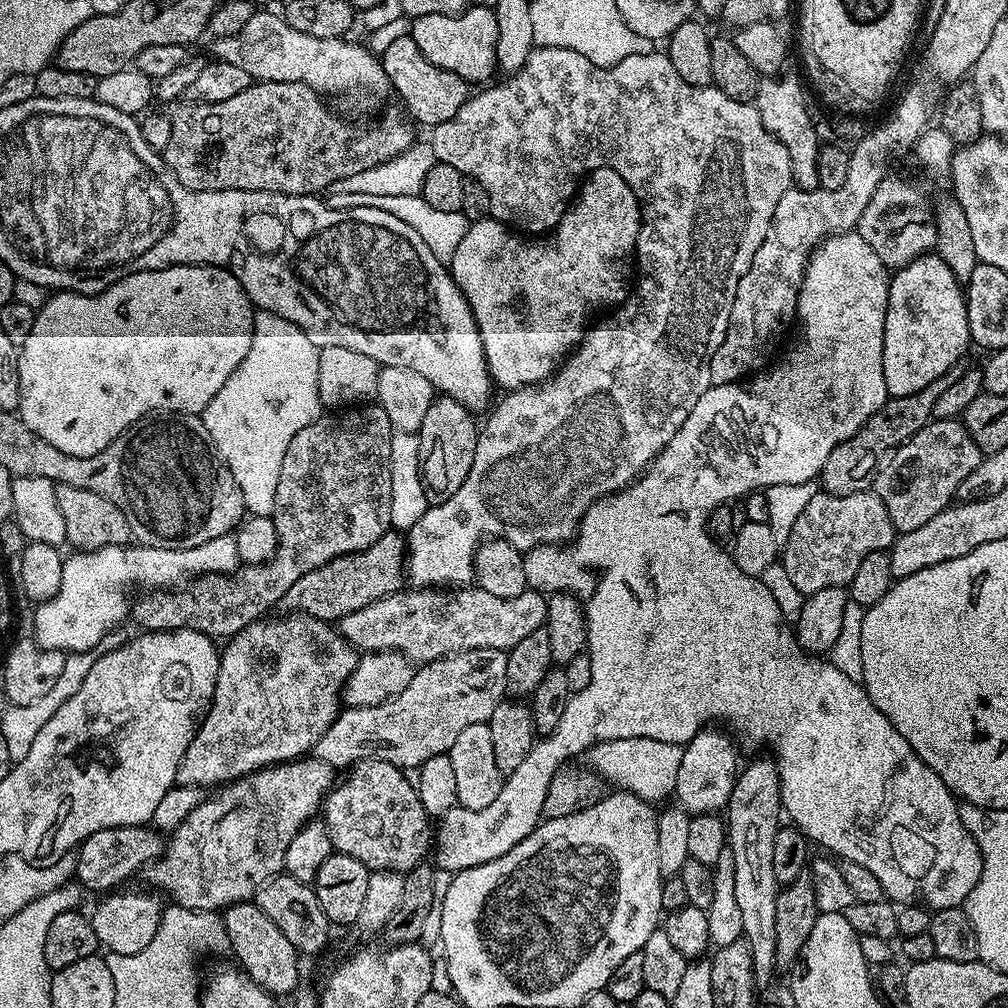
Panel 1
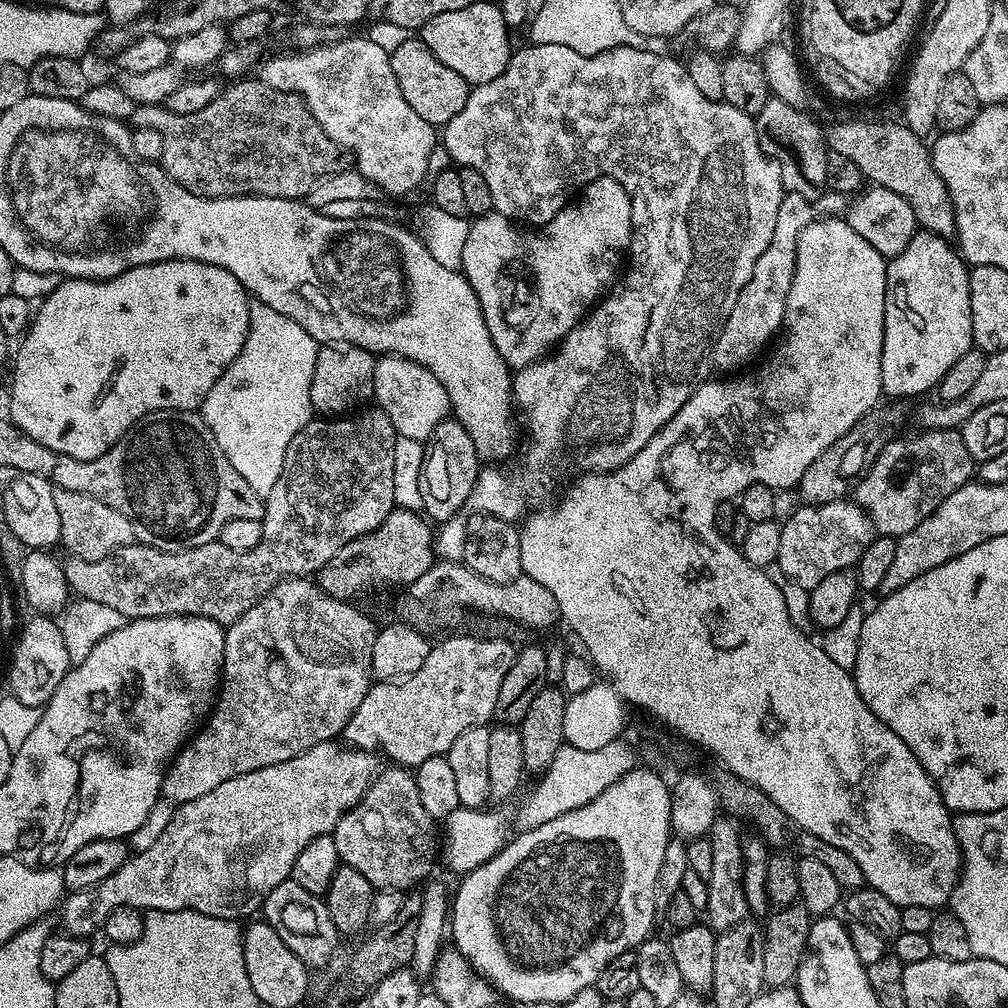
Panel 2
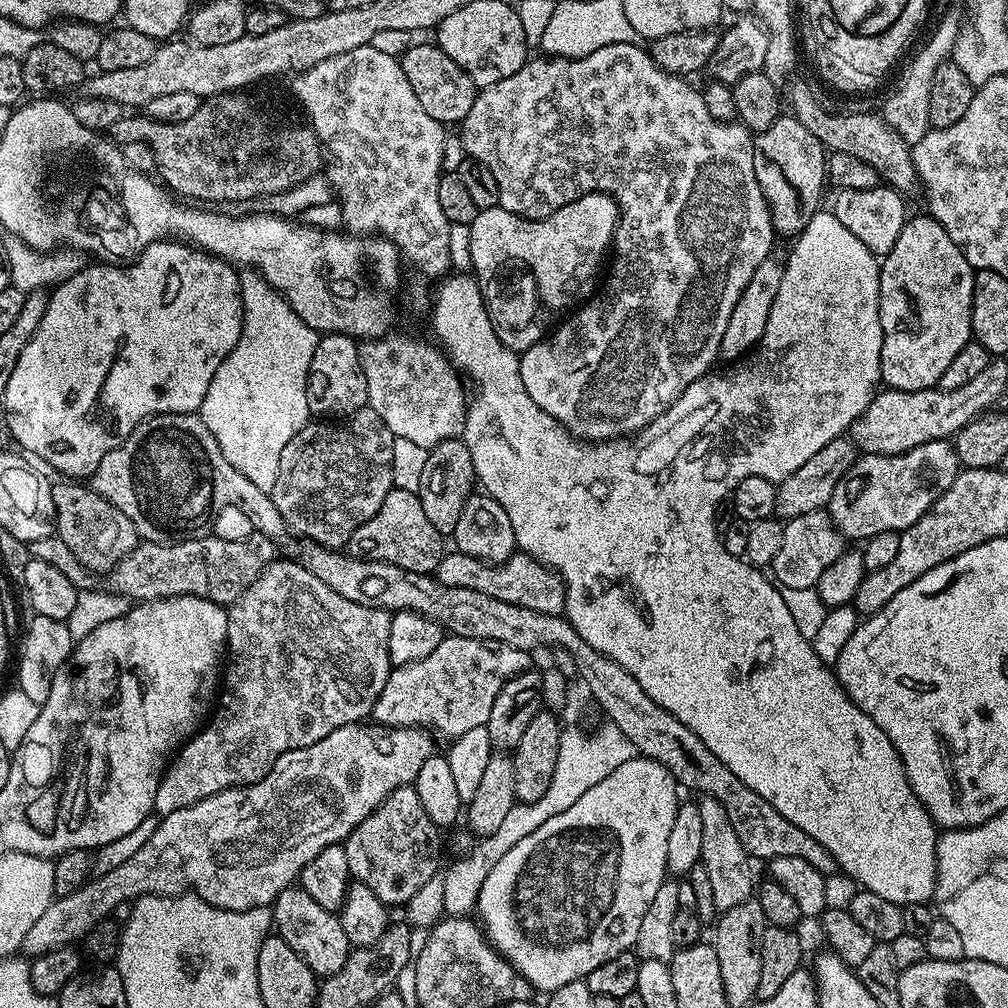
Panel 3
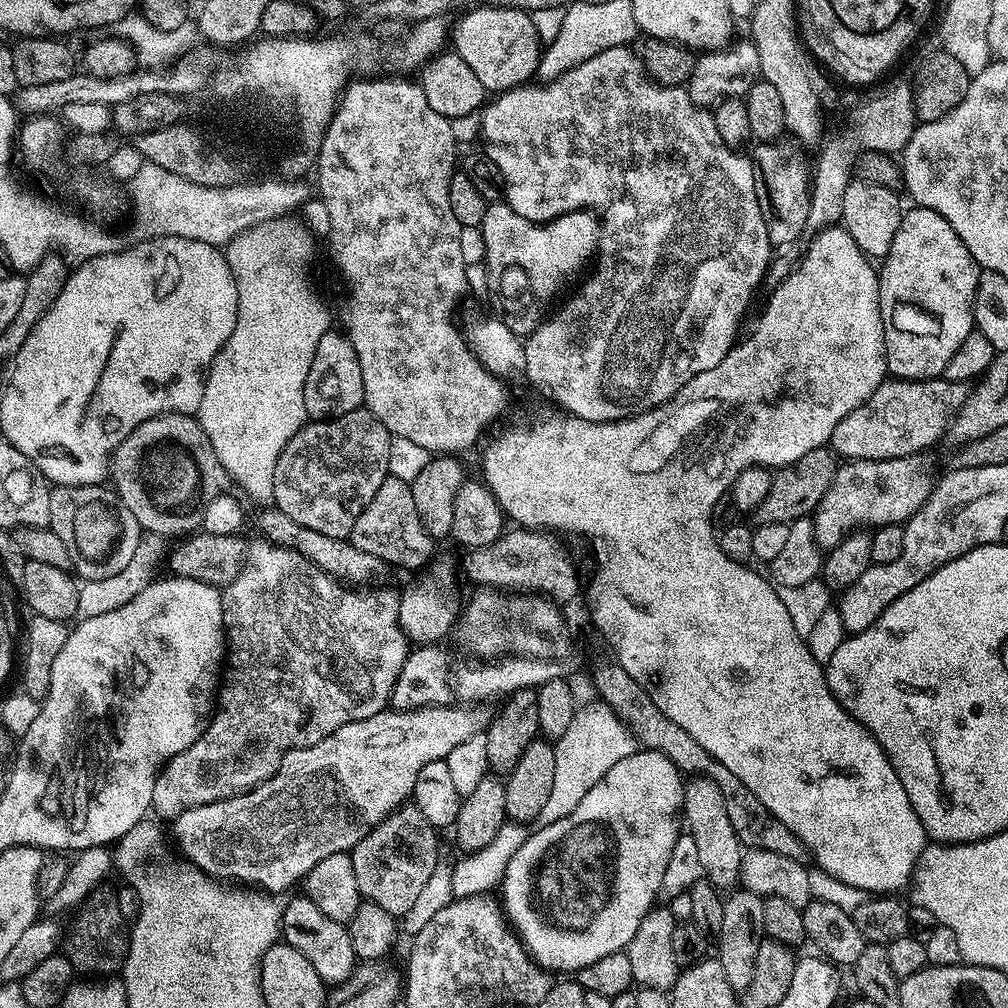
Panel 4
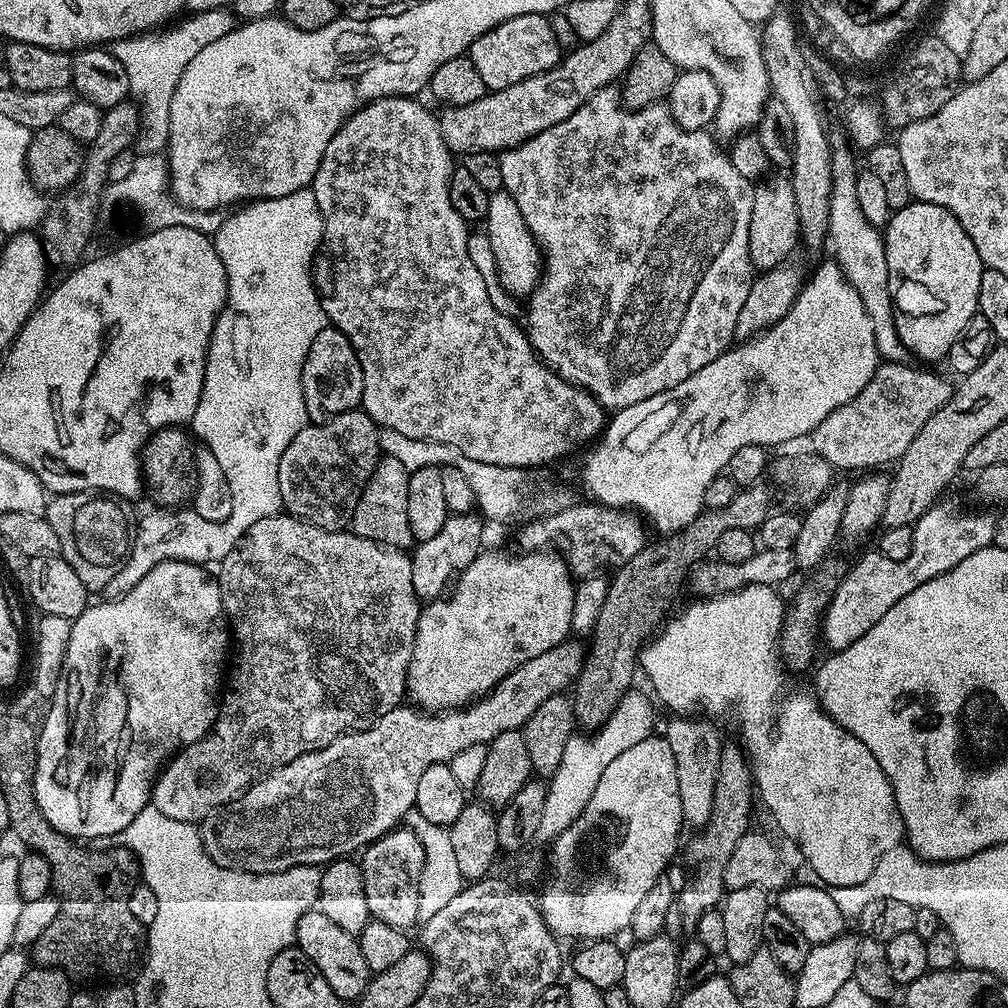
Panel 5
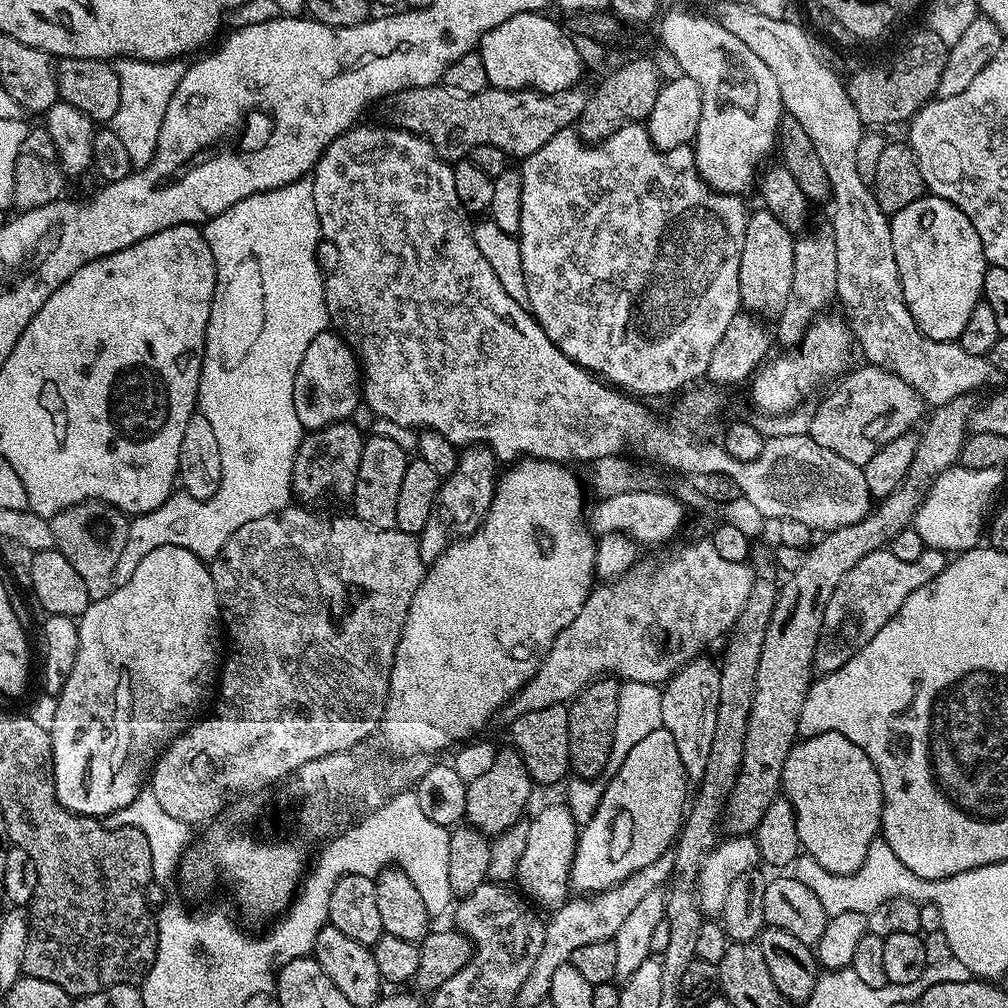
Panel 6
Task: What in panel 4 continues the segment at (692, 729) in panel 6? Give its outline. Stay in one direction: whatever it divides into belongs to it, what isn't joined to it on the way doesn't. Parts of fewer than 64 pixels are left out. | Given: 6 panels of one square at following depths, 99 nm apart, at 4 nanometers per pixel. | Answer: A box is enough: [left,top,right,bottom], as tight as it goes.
[682,774,742,889]

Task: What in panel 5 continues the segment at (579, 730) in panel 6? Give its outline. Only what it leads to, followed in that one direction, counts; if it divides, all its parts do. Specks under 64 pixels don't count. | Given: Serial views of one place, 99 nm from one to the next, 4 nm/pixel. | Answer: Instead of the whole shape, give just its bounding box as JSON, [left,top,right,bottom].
[574,482,774,730]

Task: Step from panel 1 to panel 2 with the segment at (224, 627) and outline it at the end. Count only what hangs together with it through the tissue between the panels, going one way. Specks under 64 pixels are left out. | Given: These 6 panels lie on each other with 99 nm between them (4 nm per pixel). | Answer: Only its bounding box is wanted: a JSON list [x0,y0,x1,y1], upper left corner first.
[60,542,291,626]

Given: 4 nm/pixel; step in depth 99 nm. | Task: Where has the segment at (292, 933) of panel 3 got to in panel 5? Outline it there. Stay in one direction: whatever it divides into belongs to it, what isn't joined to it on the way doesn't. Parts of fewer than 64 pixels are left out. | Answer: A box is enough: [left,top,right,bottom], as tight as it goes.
[296,908,372,1002]

